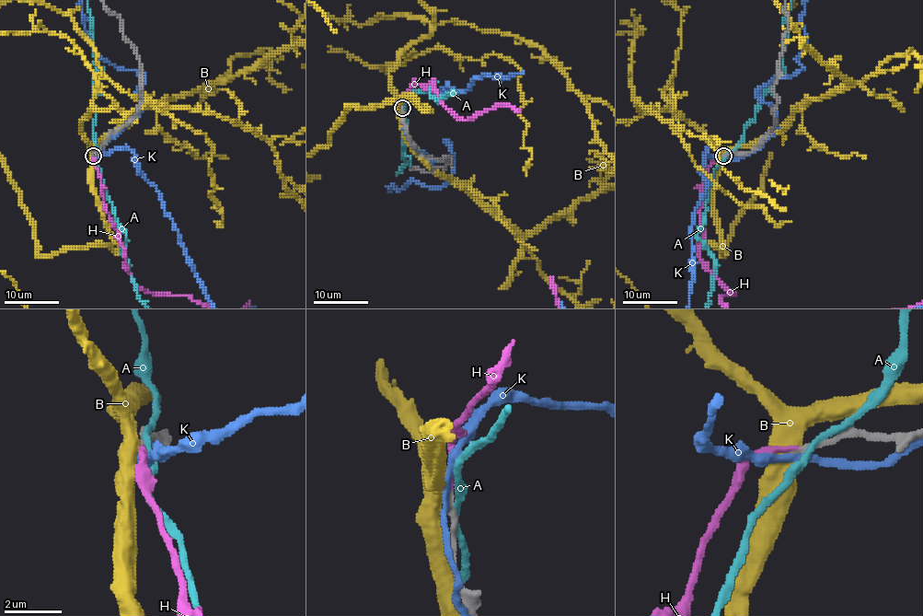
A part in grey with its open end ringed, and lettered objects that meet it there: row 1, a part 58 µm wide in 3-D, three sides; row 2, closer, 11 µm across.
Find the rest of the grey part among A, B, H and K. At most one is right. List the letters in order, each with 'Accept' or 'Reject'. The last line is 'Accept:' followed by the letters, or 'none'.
A: Reject
B: Reject
H: Accept
K: Reject
Accept: H

